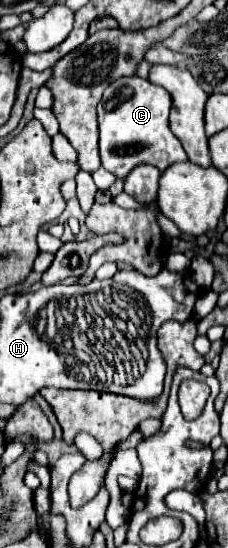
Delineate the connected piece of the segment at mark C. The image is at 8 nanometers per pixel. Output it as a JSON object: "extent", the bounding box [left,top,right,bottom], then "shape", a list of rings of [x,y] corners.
{"extent":[97,75,187,179],"shape":[[[133,75],[111,83],[97,105],[101,165],[117,179],[125,179],[141,163],[149,163],[159,171],[165,171],[177,161],[187,161],[185,149],[169,129],[169,109],[171,95],[149,79]]]}

